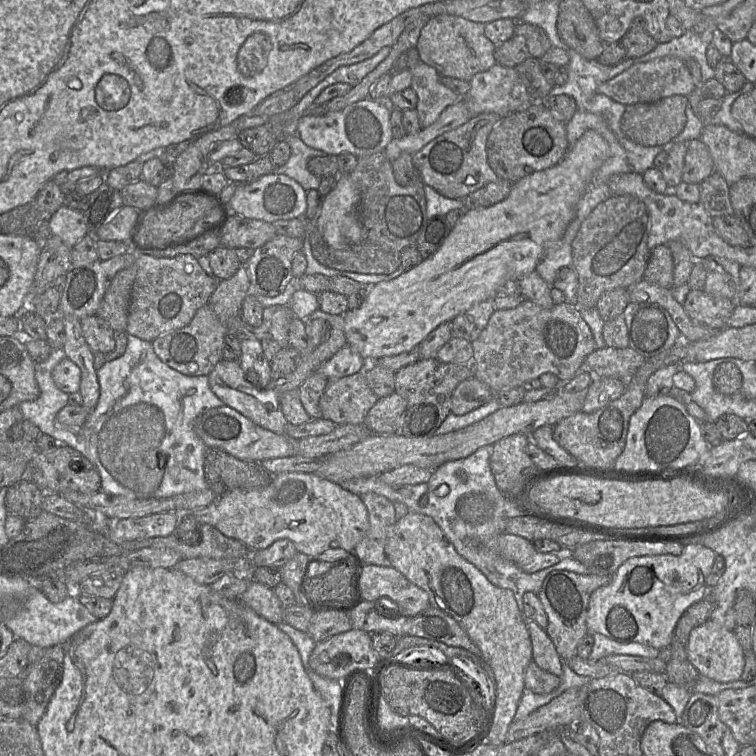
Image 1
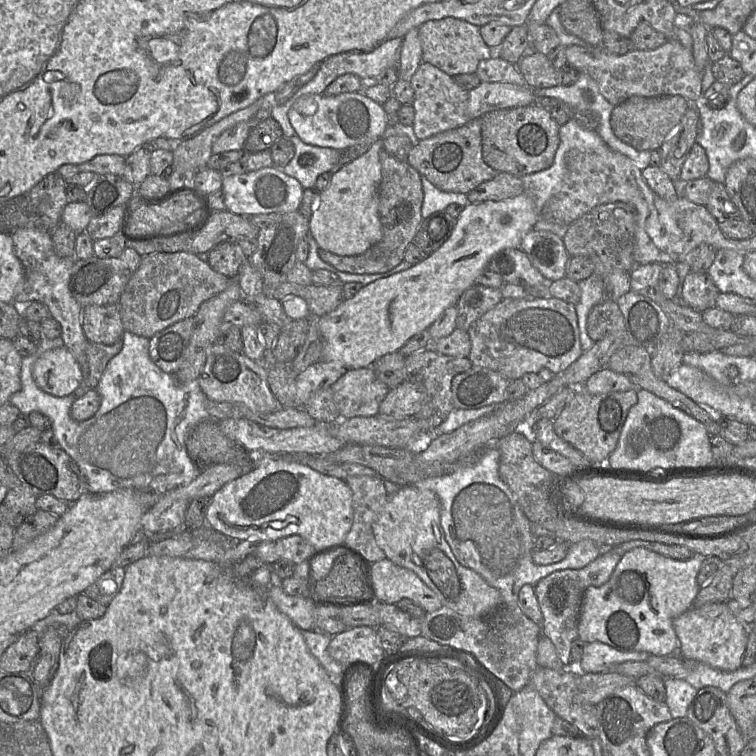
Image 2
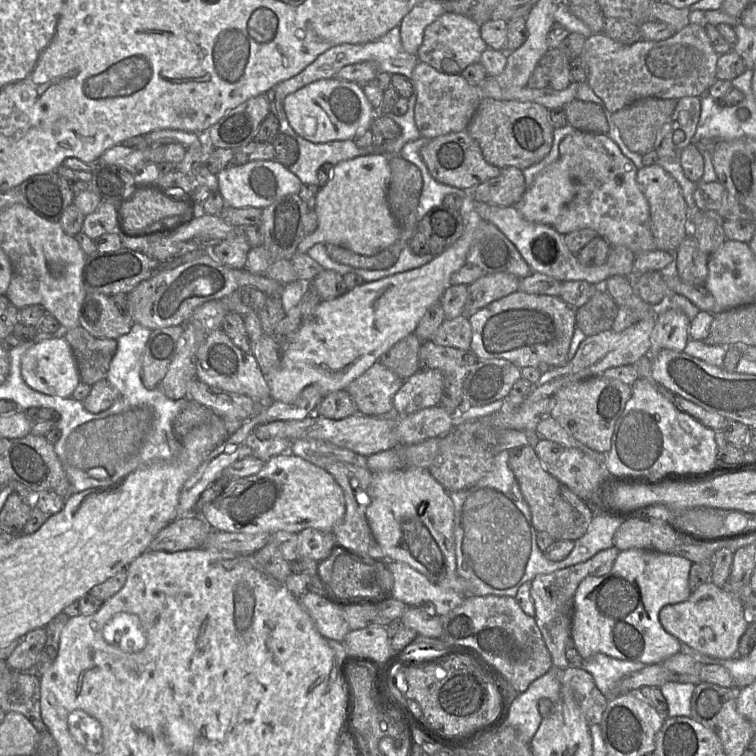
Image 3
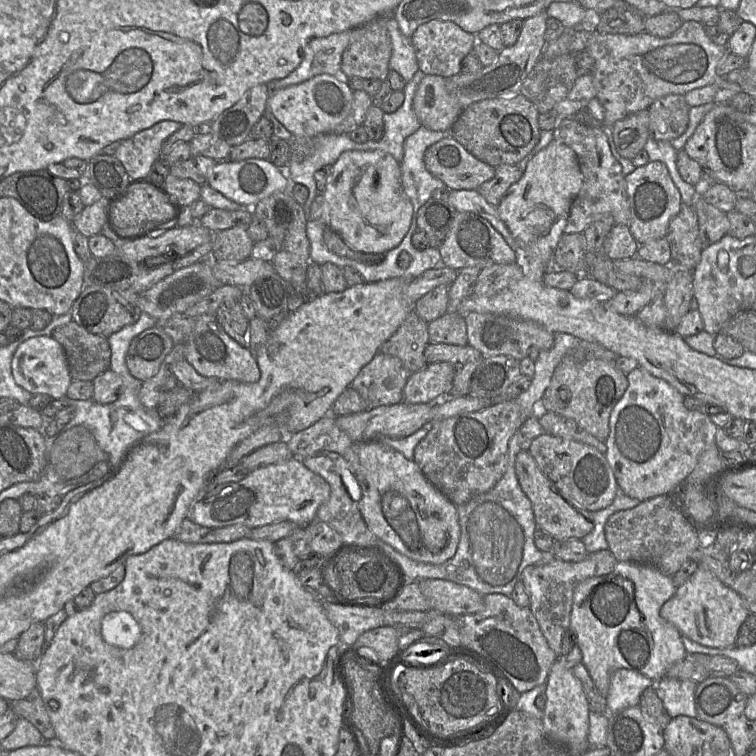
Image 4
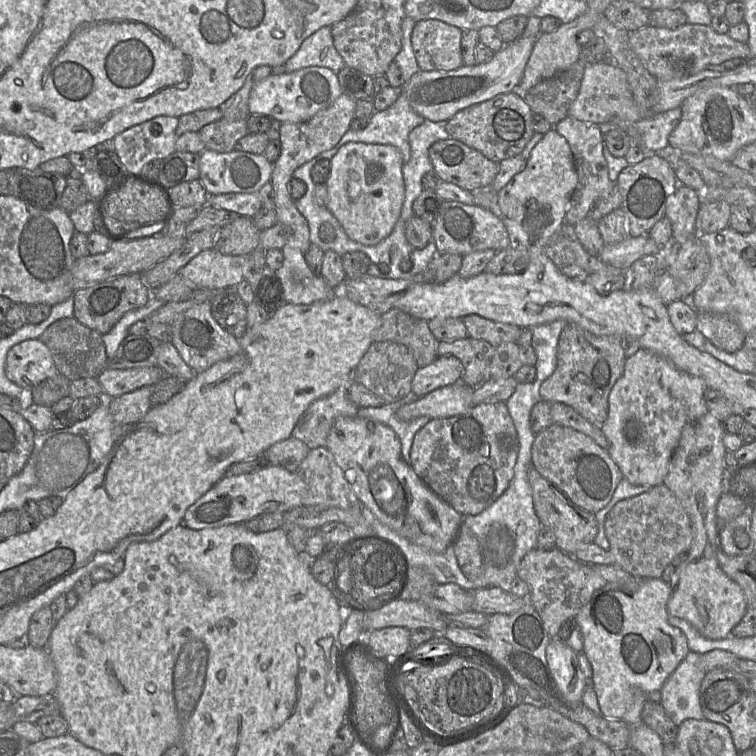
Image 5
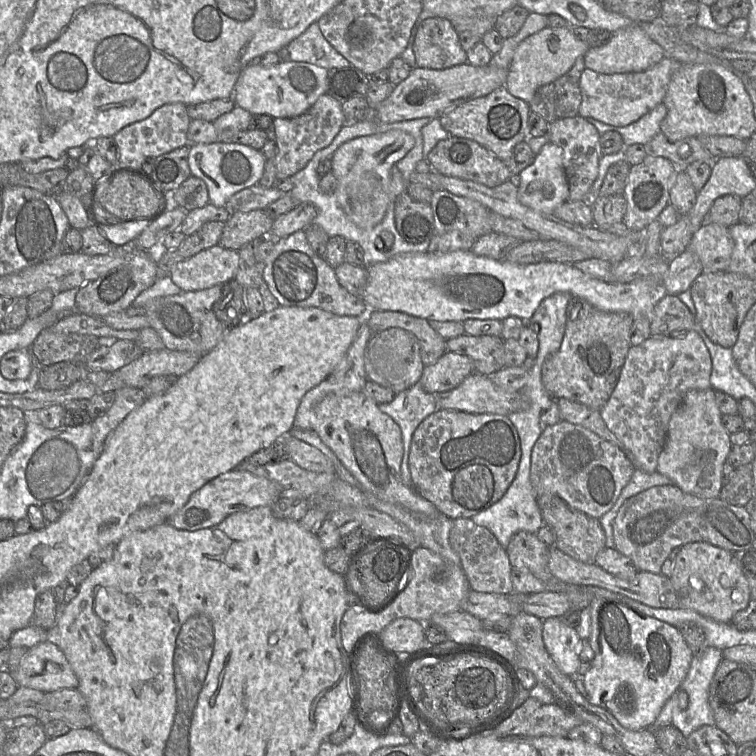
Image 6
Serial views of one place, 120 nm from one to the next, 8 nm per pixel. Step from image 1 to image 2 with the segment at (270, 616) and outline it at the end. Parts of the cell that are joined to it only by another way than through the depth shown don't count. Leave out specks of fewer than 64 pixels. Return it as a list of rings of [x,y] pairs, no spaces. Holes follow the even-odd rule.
[[[280,583],[271,584],[268,587],[268,595],[277,609],[284,613],[300,630],[315,629],[315,606],[307,597],[288,595]]]

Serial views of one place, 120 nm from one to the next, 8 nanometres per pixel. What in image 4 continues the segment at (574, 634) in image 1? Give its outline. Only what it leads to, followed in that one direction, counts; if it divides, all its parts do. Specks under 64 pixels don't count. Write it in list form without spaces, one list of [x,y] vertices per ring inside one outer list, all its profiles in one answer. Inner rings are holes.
[[[601,550],[588,554],[579,562],[565,562],[555,557],[547,557],[543,562],[529,565],[523,570],[521,581],[530,600],[530,610],[557,658],[561,655],[563,636],[569,629],[575,587],[587,578],[611,573],[617,562],[610,550]]]

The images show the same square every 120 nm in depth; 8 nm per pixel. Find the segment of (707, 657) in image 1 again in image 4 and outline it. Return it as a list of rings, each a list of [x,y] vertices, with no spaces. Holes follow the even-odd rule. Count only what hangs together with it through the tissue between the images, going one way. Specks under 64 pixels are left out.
[[[701,566],[684,584],[676,588],[675,594],[660,609],[660,616],[674,625],[682,636],[711,648],[735,646],[738,631],[749,614],[740,595]]]

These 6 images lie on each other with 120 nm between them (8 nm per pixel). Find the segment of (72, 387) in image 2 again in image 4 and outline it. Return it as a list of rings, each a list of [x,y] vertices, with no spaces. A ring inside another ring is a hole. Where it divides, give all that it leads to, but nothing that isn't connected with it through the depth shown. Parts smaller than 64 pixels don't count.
[[[51,336],[29,338],[20,344],[13,355],[11,371],[15,382],[23,389],[32,395],[49,395],[53,400],[64,398],[72,382],[64,348]]]

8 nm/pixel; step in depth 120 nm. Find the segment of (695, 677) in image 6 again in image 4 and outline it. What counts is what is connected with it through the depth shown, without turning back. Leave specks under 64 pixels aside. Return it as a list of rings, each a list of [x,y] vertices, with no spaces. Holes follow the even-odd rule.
[[[664,677],[655,683],[658,697],[672,718],[688,716],[697,718],[695,691],[699,683]]]

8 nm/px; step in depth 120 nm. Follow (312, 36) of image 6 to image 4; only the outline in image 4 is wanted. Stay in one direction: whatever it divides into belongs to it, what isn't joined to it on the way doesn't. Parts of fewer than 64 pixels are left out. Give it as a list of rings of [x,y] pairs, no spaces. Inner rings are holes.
[[[364,27],[312,39],[305,48],[300,65],[287,77],[267,83],[272,92],[300,84],[320,74],[341,76],[342,54],[353,42],[365,35]]]

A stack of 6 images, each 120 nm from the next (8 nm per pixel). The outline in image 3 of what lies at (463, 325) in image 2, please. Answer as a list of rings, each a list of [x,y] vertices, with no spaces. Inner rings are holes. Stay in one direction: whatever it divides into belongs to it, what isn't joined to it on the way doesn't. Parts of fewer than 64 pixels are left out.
[[[505,272],[483,275],[468,285],[462,315],[469,319],[491,302],[518,291],[519,281],[516,276]]]

